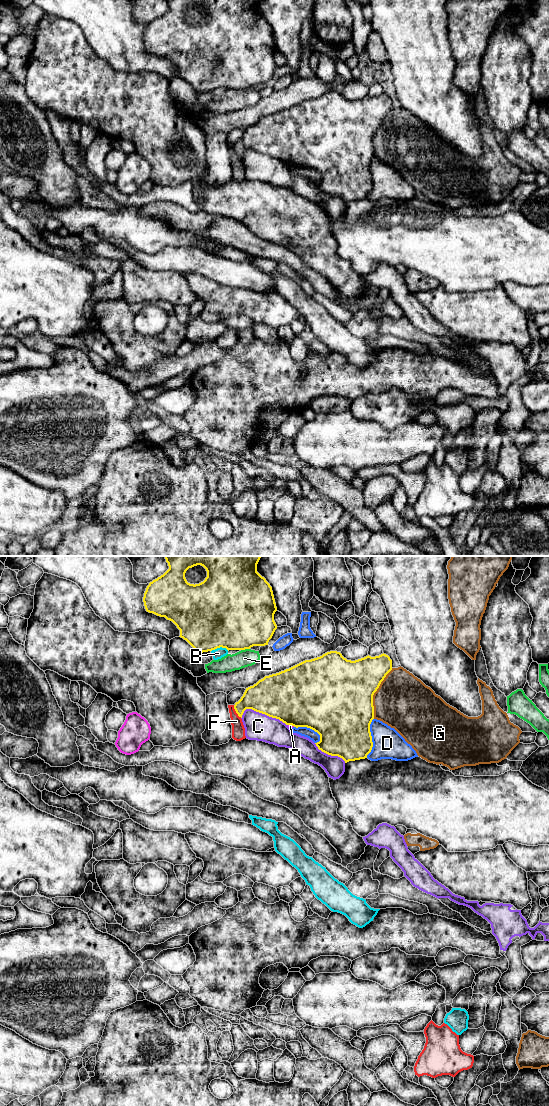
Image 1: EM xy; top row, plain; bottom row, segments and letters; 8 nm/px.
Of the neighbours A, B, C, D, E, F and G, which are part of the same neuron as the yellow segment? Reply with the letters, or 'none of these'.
none of these

